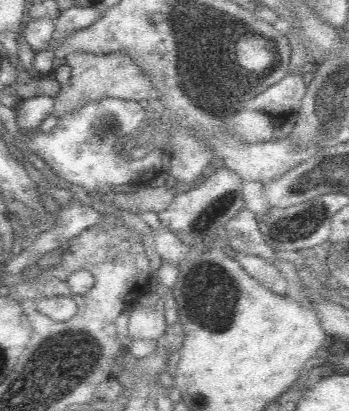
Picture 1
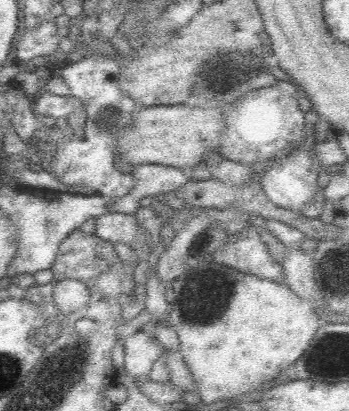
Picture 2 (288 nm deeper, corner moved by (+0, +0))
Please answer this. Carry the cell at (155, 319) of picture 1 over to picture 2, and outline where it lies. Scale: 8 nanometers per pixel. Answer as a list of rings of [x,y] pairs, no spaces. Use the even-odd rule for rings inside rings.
[[[140,330],[134,336],[130,336],[128,340],[124,340],[126,376],[132,378],[134,382],[146,382],[150,378],[152,366],[162,356],[162,350],[164,350],[164,346],[158,340],[150,338],[144,330]]]

